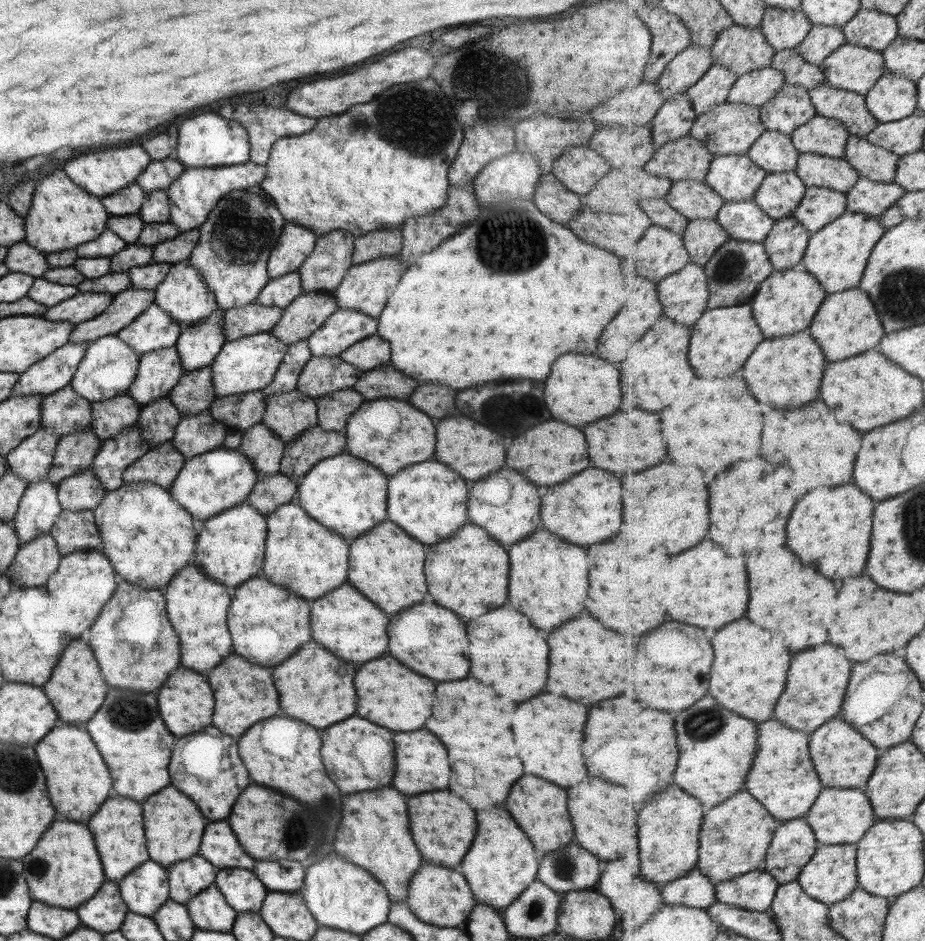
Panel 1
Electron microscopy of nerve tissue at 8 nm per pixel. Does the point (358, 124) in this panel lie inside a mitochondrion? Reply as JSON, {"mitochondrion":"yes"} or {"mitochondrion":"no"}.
{"mitochondrion":"yes"}

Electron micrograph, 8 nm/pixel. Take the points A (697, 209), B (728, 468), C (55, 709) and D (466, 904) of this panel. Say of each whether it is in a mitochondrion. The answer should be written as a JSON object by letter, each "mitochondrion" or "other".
{"A":"other","B":"other","C":"other","D":"other"}

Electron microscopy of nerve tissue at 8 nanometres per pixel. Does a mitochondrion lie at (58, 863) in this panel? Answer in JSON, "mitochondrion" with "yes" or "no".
{"mitochondrion":"no"}

